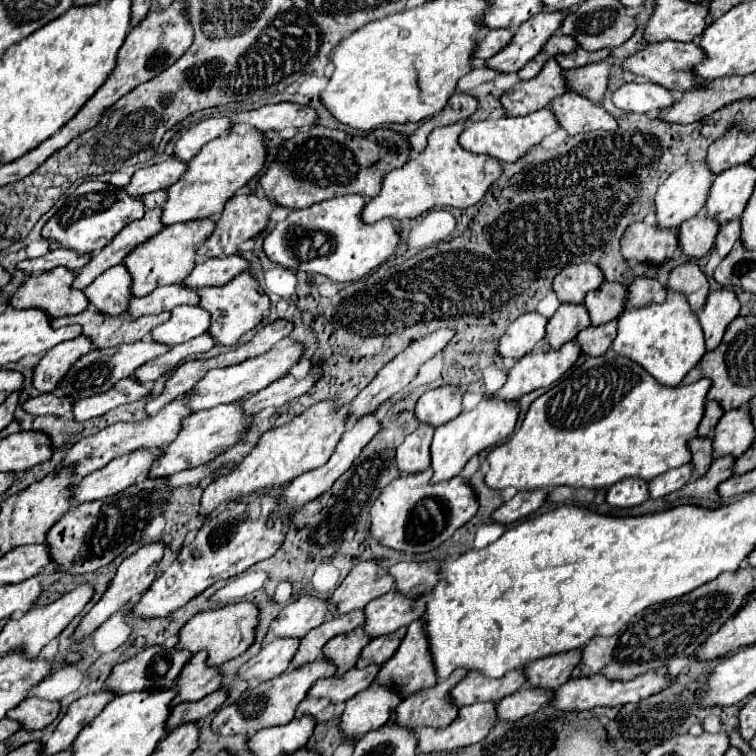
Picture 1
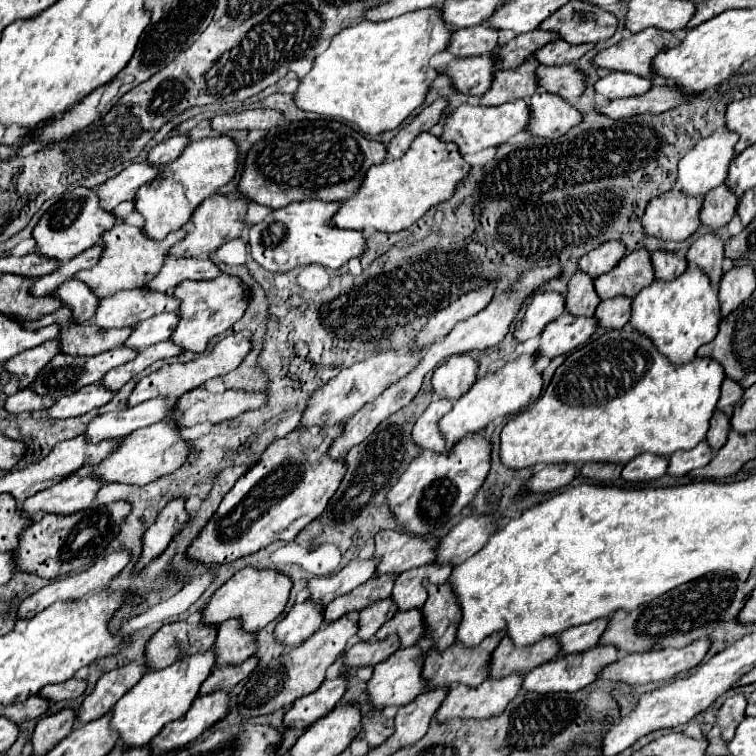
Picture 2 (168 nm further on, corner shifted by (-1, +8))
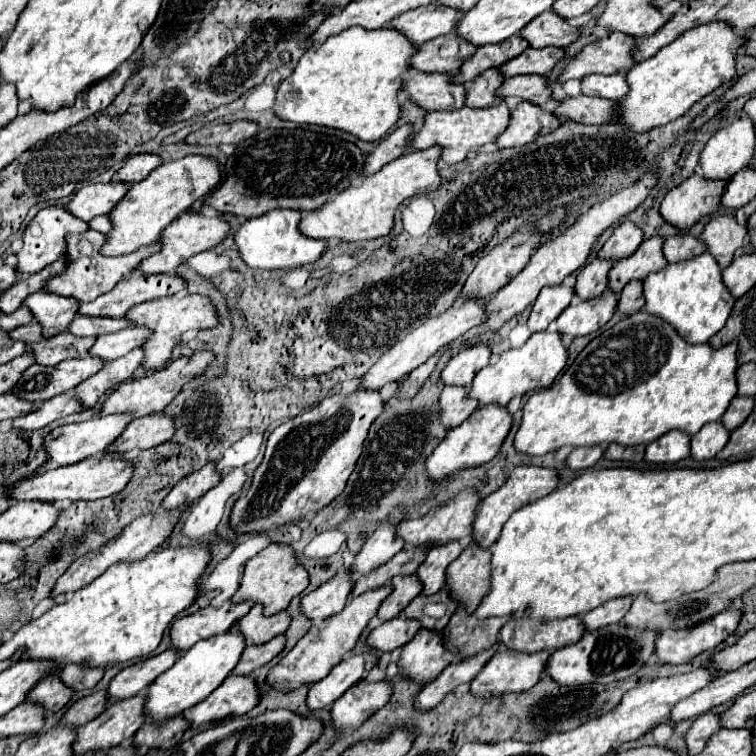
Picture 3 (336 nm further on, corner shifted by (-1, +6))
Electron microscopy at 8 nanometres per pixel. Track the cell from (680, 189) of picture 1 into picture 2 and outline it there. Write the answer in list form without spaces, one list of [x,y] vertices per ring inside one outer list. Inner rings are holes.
[[[719,129],[707,139],[699,141],[677,165],[675,185],[679,187],[679,191],[685,195],[707,195],[711,189],[719,187],[723,183],[723,177],[727,177],[727,165],[731,163],[731,157],[735,157],[735,141],[735,133],[727,133],[725,129]]]

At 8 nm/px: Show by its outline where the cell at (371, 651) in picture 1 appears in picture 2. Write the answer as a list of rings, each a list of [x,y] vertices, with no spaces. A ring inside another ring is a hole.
[[[411,609],[407,613],[397,613],[393,619],[389,619],[375,633],[375,639],[383,641],[389,635],[397,635],[401,649],[405,649],[413,647],[415,641],[419,641],[419,633],[423,633],[423,617],[419,617],[419,609]]]

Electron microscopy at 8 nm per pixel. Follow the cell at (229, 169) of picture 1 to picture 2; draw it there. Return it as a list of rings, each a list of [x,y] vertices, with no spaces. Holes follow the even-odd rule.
[[[219,135],[189,143],[177,161],[167,165],[153,183],[143,185],[143,189],[139,189],[139,195],[135,195],[135,209],[147,221],[143,227],[147,237],[163,239],[167,233],[181,229],[207,197],[217,193],[219,187],[227,185],[235,177],[237,169],[239,145],[233,137]]]

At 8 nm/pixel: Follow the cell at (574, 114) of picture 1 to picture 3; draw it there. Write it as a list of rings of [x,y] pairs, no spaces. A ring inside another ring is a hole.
[[[519,101],[511,111],[507,129],[495,139],[495,145],[499,149],[521,147],[525,143],[531,143],[531,139],[537,139],[539,135],[547,135],[547,131],[553,131],[559,123],[561,119],[555,119],[553,113],[543,111],[537,105]]]

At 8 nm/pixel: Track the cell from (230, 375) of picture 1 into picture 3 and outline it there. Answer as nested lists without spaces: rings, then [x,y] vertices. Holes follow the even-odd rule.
[[[97,415],[83,423],[63,425],[63,427],[53,429],[51,433],[47,433],[47,437],[43,441],[43,449],[47,453],[47,459],[51,459],[55,465],[61,465],[61,467],[73,465],[83,459],[101,455],[101,451],[105,451],[107,443],[113,443],[119,437],[119,431],[123,431],[123,427],[127,427],[127,423],[131,423],[131,415],[105,415],[105,417]]]

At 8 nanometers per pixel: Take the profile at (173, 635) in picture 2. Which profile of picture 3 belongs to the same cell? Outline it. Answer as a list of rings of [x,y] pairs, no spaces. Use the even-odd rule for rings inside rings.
[[[225,601],[221,607],[205,607],[193,615],[175,619],[171,627],[171,641],[173,647],[179,651],[187,651],[201,639],[209,639],[223,631],[229,631],[241,617],[249,613],[253,601],[233,603]]]

